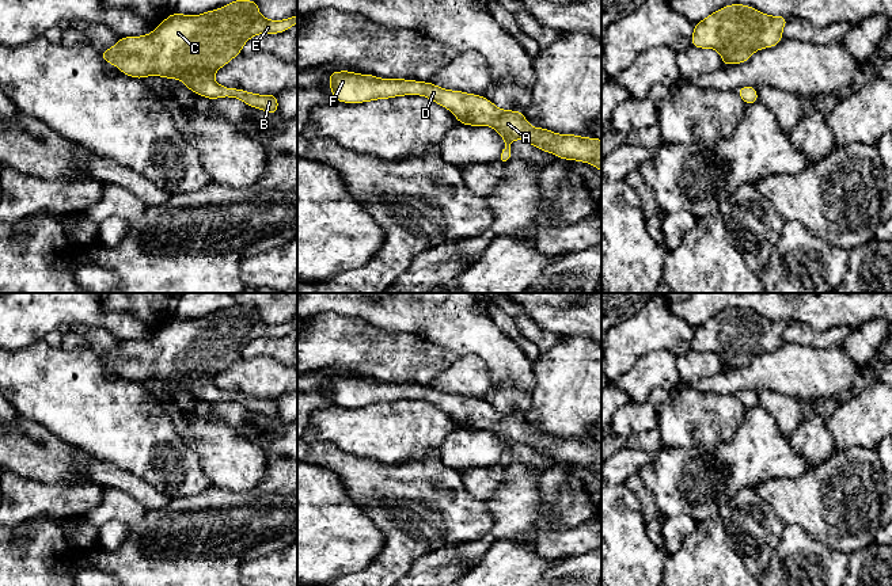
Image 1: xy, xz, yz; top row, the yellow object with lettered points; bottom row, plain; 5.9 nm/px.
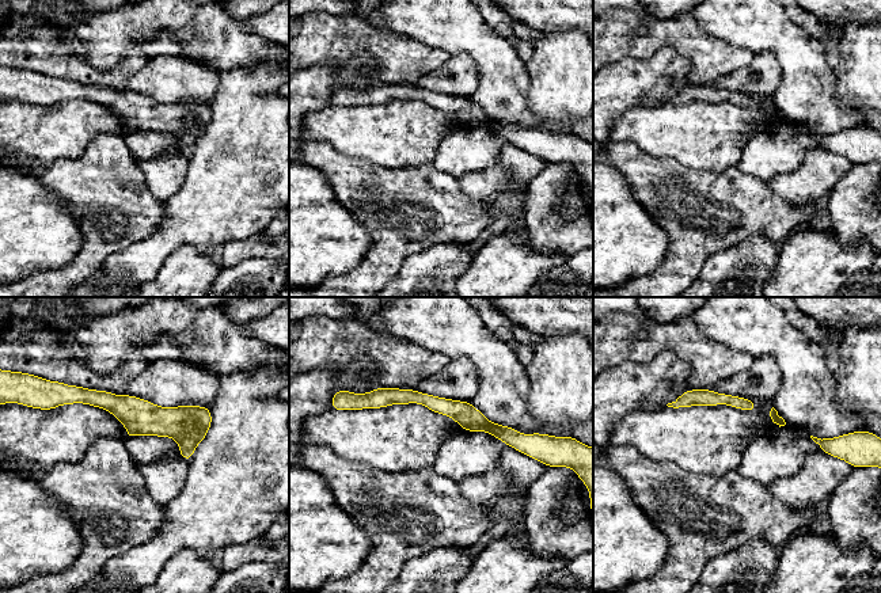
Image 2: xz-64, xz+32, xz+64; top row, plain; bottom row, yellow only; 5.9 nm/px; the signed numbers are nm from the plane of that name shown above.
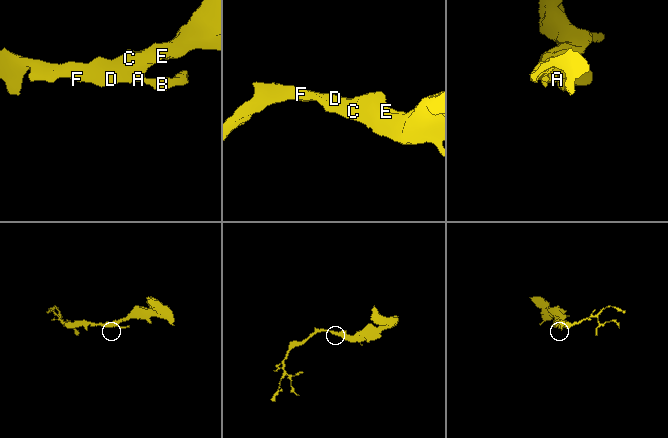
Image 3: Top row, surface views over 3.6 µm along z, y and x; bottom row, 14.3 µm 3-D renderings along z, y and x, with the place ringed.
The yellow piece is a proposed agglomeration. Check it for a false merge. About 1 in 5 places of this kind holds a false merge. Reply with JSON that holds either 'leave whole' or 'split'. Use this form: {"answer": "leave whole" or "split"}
{"answer": "leave whole"}

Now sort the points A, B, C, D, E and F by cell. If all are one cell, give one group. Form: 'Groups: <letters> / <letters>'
Groups: A B C D E F

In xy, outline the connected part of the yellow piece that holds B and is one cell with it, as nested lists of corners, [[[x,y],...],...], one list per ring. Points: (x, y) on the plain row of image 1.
[[[238,304],[219,313],[200,319],[172,316],[147,339],[121,340],[110,353],[100,355],[102,364],[115,369],[124,378],[136,383],[160,380],[178,383],[190,395],[210,404],[223,400],[240,403],[250,411],[261,412],[269,418],[278,416],[277,399],[259,399],[240,392],[227,392],[215,385],[215,377],[242,357],[244,347],[258,338],[281,338],[297,327],[297,317],[282,324],[265,323],[259,317],[255,304]]]

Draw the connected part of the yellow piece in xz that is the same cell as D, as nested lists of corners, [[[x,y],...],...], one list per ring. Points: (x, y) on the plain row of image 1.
[[[350,374],[331,376],[327,380],[334,404],[364,407],[395,400],[421,399],[448,412],[462,429],[493,431],[505,449],[501,464],[510,461],[513,444],[524,444],[539,454],[563,464],[592,468],[601,476],[601,444],[576,438],[559,438],[544,431],[532,431],[519,414],[502,414],[481,399],[445,393],[430,385],[380,383],[371,377]]]

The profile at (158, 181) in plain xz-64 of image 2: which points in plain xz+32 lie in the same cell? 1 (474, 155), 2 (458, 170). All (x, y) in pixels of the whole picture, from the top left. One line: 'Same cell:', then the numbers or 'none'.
Same cell: none

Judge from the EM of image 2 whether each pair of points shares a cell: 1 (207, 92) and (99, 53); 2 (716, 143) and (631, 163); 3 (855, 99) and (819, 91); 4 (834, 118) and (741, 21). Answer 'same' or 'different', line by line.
1: different
2: different
3: different
4: same

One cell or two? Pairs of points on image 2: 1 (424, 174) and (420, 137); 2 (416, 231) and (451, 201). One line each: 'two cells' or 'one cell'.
1: two cells
2: one cell

